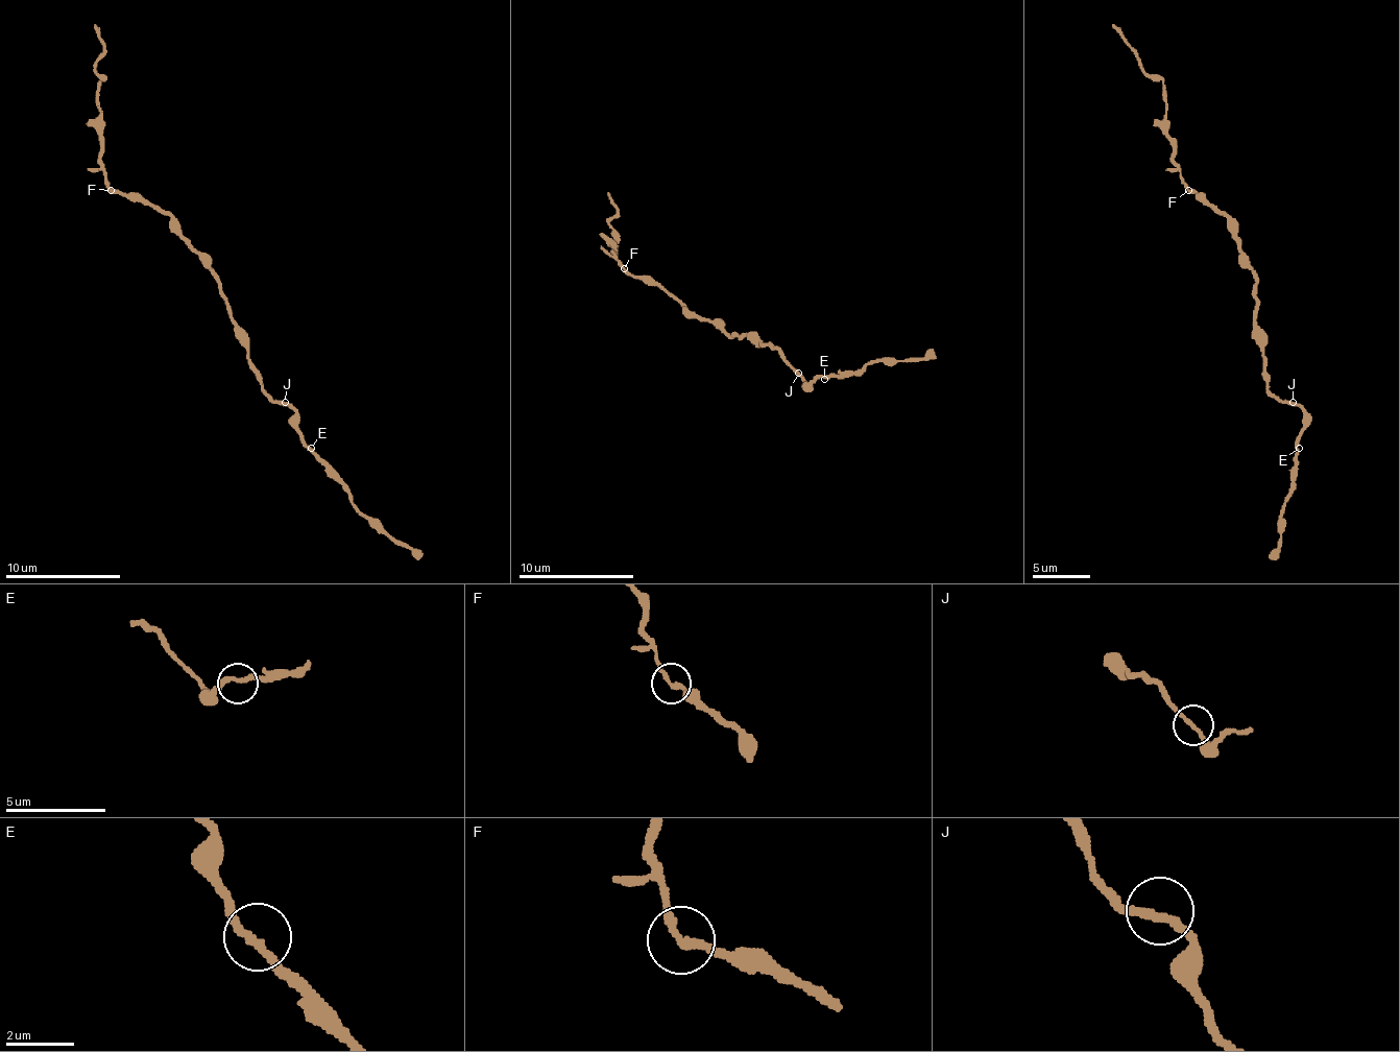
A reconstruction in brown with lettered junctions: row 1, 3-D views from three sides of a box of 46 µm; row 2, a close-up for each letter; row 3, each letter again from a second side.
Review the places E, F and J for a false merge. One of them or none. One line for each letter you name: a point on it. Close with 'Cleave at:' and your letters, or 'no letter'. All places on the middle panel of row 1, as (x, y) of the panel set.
F: place (624, 268)
Cleave at: F

